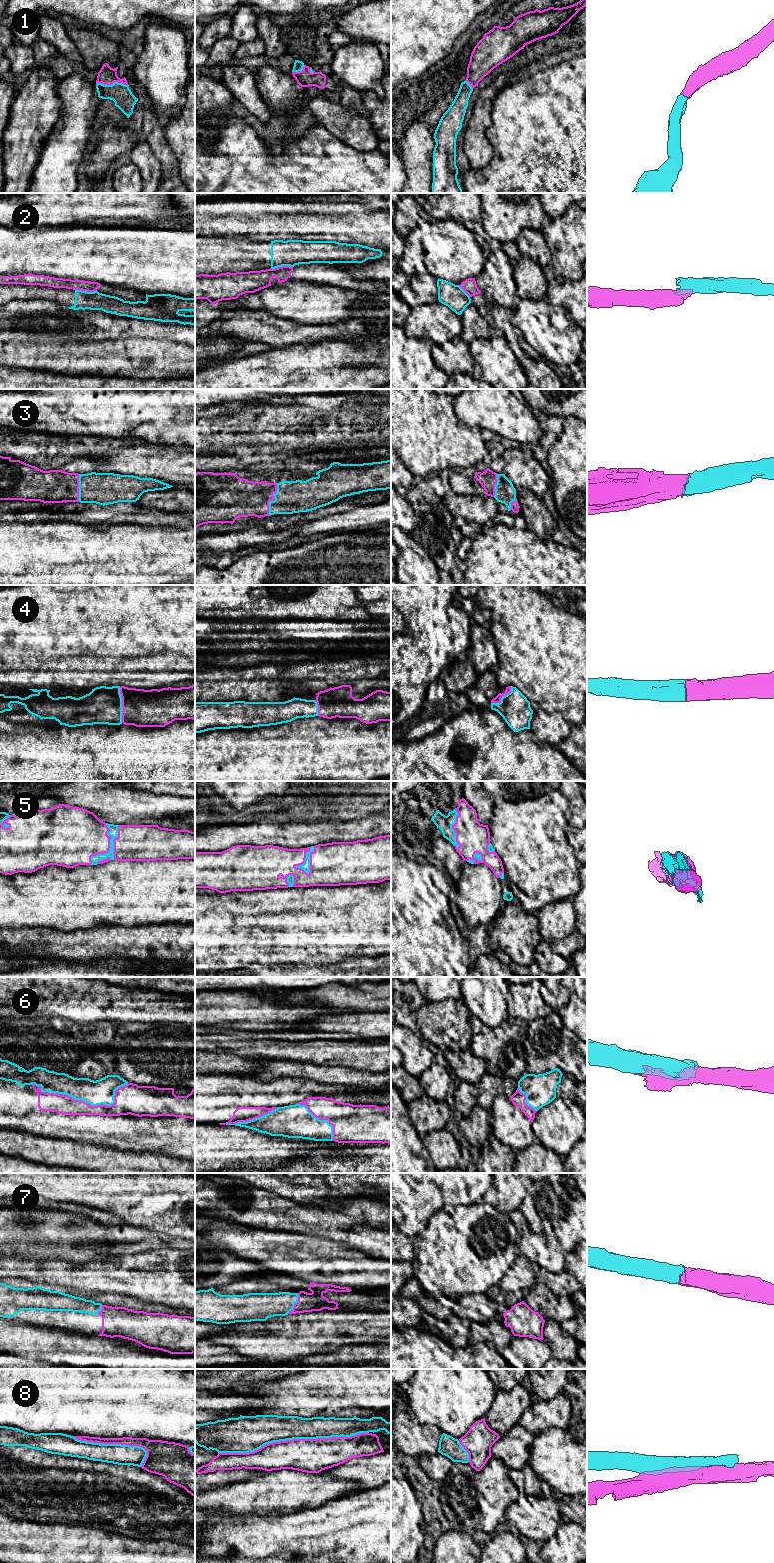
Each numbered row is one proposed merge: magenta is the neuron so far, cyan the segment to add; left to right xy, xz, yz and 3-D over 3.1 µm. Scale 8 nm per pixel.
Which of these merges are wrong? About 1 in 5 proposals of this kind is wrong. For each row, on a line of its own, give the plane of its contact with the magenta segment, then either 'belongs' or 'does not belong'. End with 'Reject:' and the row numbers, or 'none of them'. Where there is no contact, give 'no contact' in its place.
1: contact in xy; belongs
2: contact in xy; does not belong
3: contact in xz; belongs
4: contact in xy; belongs
5: contact in xy; belongs
6: contact in xy; belongs
7: contact in xz; belongs
8: contact in xz; does not belong
Reject: 2, 8

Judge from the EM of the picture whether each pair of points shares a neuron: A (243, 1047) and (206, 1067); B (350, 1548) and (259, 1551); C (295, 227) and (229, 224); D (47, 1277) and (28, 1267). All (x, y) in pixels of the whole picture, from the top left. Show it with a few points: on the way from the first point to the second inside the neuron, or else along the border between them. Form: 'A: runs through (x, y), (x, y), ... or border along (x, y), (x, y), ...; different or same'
A: border along (209, 1051), (231, 1051), (236, 1054); different
B: runs through (327, 1543), (282, 1543); same
C: runs through (279, 227), (245, 227); same
D: runs through (42, 1272), (33, 1270); same

